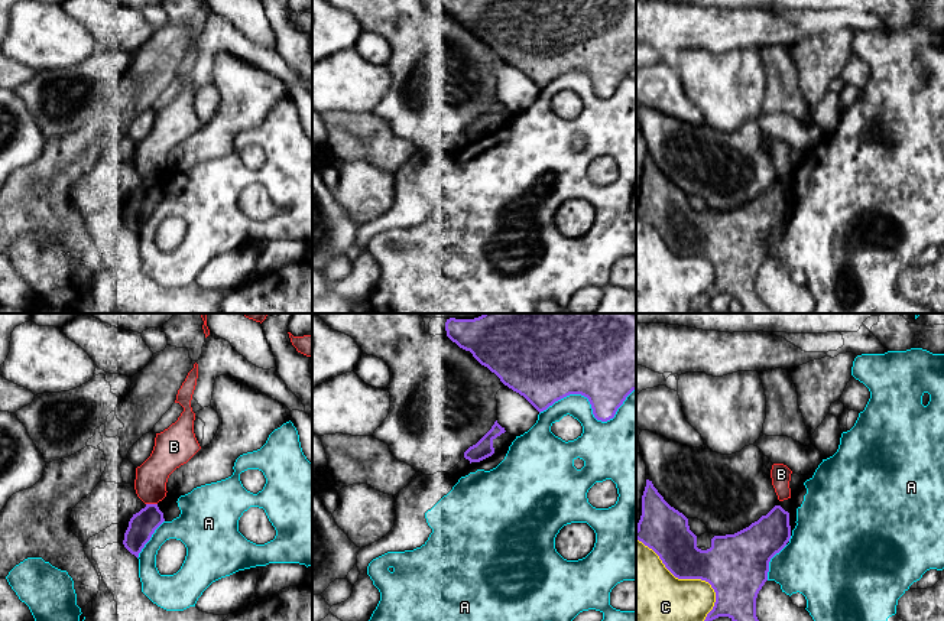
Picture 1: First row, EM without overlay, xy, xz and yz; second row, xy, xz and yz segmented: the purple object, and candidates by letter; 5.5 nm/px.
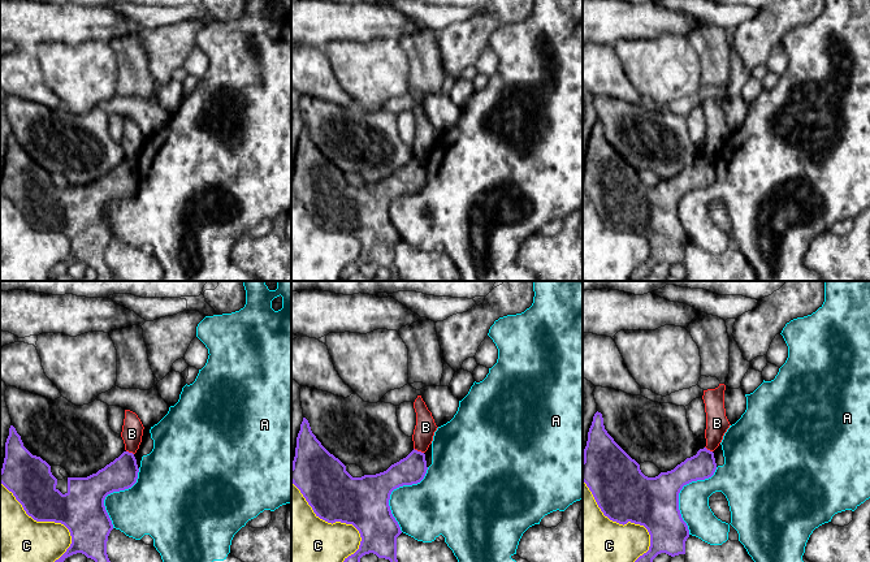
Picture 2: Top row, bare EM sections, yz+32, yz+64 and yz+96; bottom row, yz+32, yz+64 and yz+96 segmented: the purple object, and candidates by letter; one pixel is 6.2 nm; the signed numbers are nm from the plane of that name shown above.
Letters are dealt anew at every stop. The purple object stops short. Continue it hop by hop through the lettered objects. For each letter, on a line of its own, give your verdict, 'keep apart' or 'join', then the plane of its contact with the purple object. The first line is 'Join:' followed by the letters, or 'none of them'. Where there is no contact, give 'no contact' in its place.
Join: none of them
A: keep apart; meets purple in xz
B: keep apart; meets purple in xy
C: keep apart; meets purple in yz

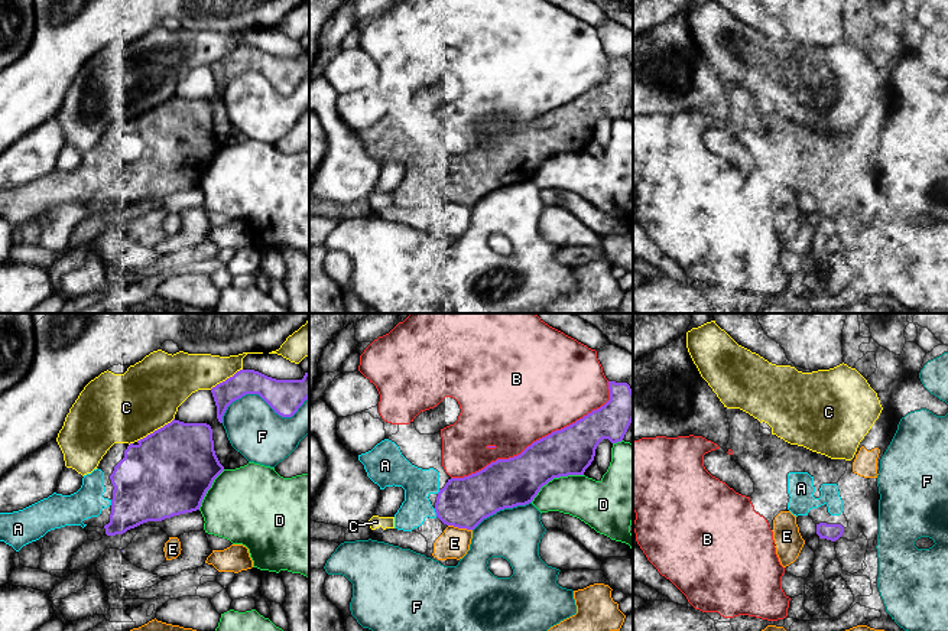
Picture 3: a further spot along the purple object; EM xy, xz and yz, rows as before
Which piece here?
Join: A
A: join; meets purple in xz
B: keep apart; meets purple in xz
C: keep apart; meets purple in xy
D: keep apart; meets purple in xz
E: keep apart; meets purple in xz
F: keep apart; meets purple in xy

